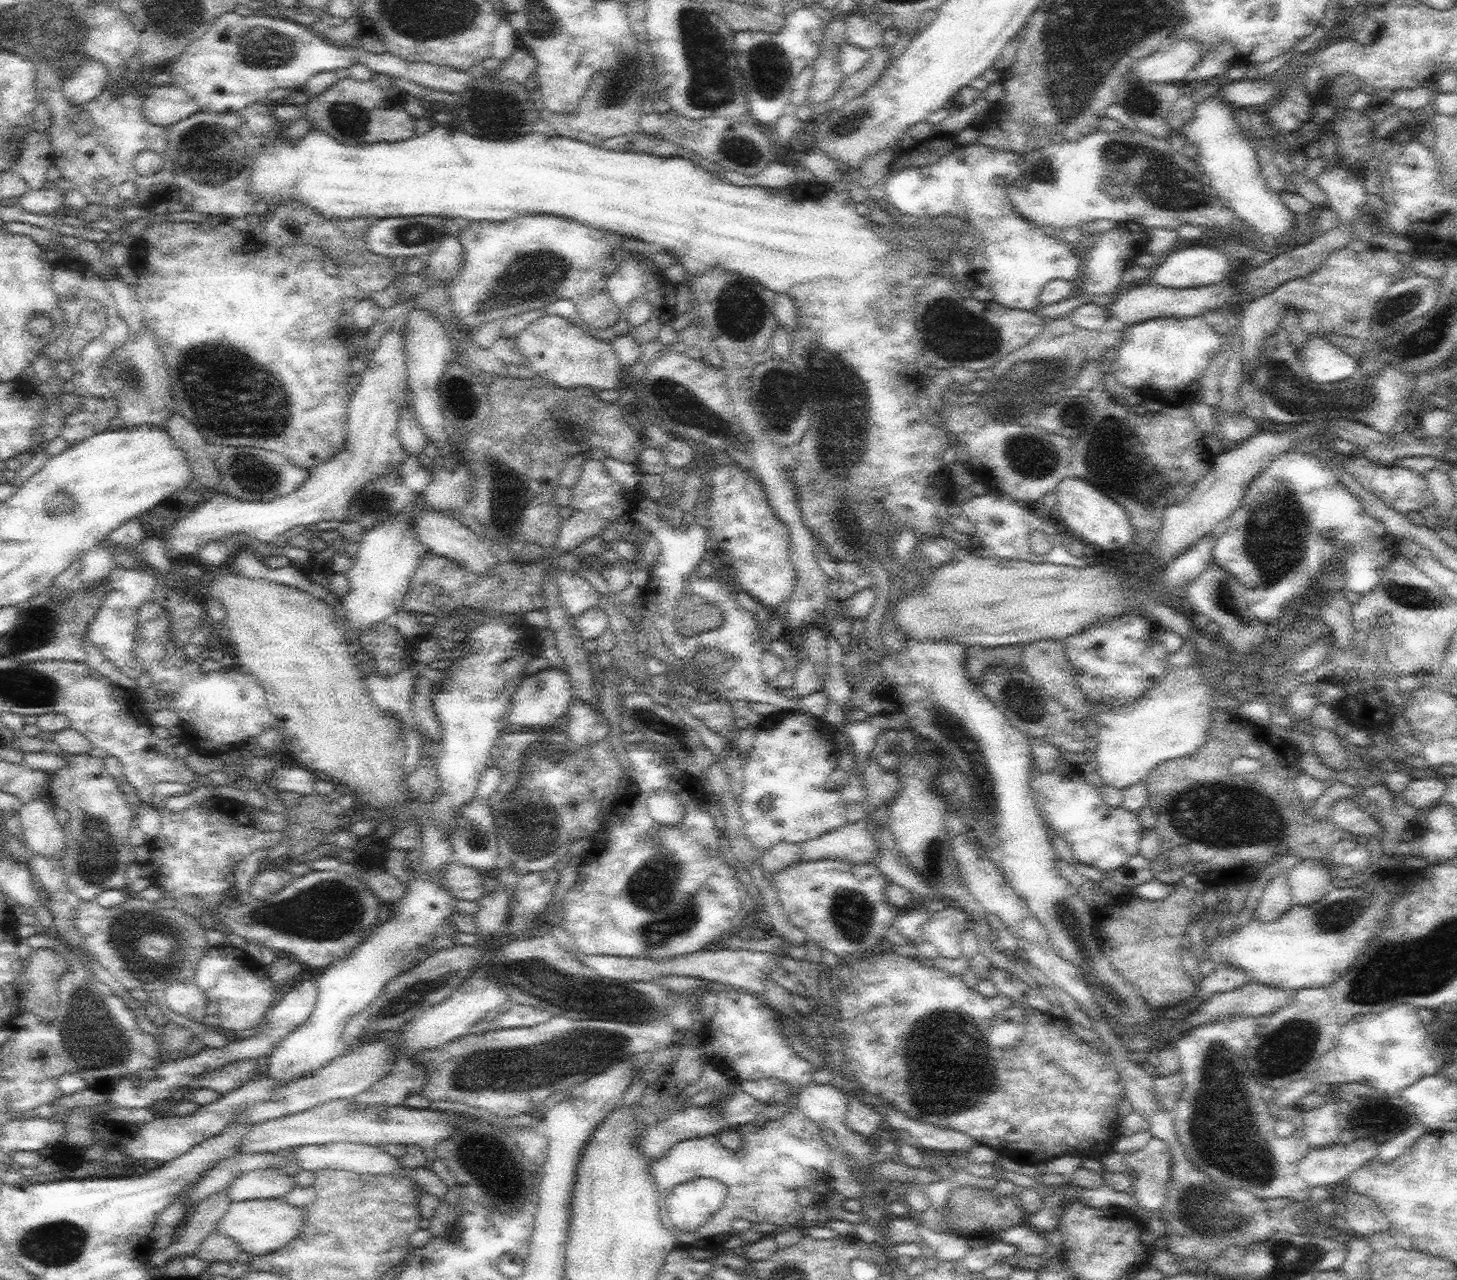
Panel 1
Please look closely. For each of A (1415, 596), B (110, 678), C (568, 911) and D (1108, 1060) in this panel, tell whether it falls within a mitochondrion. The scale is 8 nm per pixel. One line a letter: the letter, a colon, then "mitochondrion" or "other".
A: mitochondrion
B: other
C: other
D: other

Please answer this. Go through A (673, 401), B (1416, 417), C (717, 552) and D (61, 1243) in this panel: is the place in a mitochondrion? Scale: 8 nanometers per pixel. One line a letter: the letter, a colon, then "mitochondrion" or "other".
A: mitochondrion
B: other
C: other
D: mitochondrion

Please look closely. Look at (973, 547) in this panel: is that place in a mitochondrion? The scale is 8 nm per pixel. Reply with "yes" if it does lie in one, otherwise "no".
no

